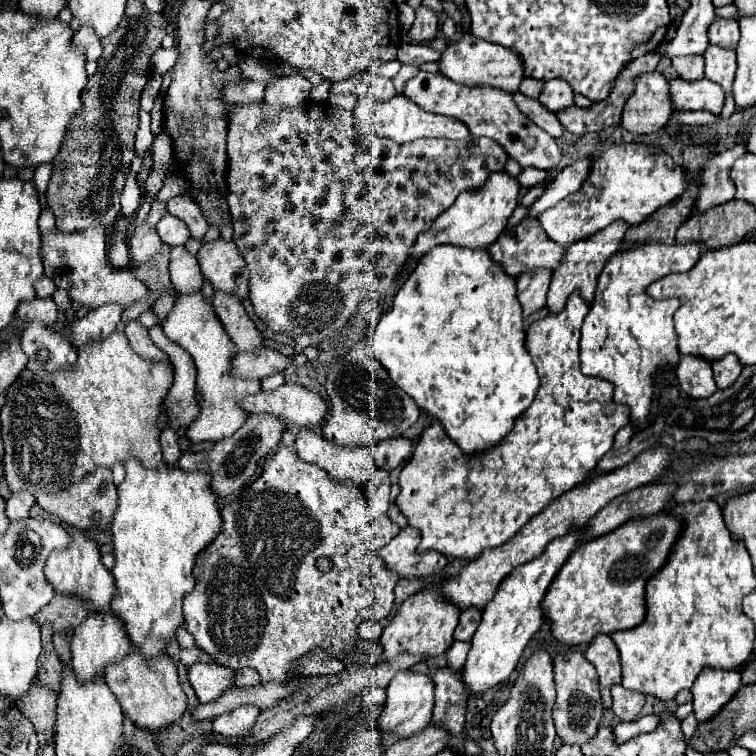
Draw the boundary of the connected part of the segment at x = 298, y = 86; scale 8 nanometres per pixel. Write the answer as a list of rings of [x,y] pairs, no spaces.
[[[301,74],[279,76],[265,88],[265,102],[271,106],[297,106],[309,100],[311,82]]]

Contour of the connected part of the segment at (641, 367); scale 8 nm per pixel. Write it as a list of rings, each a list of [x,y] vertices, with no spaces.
[[[703,242],[671,244],[671,246],[637,246],[637,250],[615,252],[597,282],[597,290],[581,328],[581,372],[613,382],[615,402],[631,408],[633,424],[645,428],[653,400],[653,372],[663,364],[679,362],[677,334],[673,314],[681,304],[677,298],[651,300],[645,292],[655,280],[673,274],[689,272],[701,258]]]

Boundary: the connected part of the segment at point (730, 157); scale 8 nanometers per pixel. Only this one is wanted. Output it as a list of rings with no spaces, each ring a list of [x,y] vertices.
[[[739,142],[733,148],[719,152],[703,166],[703,174],[701,174],[703,184],[693,212],[703,212],[711,206],[733,200],[735,190],[733,190],[733,182],[729,182],[729,170],[733,162],[741,158],[745,152],[747,152],[747,144]]]

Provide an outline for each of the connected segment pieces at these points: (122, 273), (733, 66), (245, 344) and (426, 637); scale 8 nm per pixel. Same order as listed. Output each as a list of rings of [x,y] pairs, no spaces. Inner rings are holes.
[[[93,226],[83,232],[59,234],[59,230],[51,230],[43,234],[41,258],[45,266],[45,276],[49,276],[57,288],[65,290],[73,302],[85,304],[89,308],[99,308],[109,302],[117,302],[129,308],[133,302],[147,298],[149,290],[141,280],[135,280],[127,268],[115,270],[107,262],[107,232],[101,226]]]
[[[711,44],[703,56],[705,56],[705,78],[717,82],[725,90],[725,106],[721,116],[729,118],[735,112],[733,78],[737,72],[737,54],[735,50],[725,50]]]
[[[215,292],[213,296],[213,308],[219,320],[225,326],[225,332],[235,342],[239,350],[253,352],[263,346],[261,332],[255,328],[251,318],[247,316],[243,304],[239,298],[233,298],[233,294],[221,294]]]
[[[433,582],[429,588],[409,596],[391,618],[391,624],[381,634],[381,644],[385,648],[385,656],[397,656],[401,652],[417,654],[417,656],[437,656],[443,654],[453,644],[453,632],[457,628],[461,610],[453,606],[453,602],[445,602],[441,598],[441,582]]]

